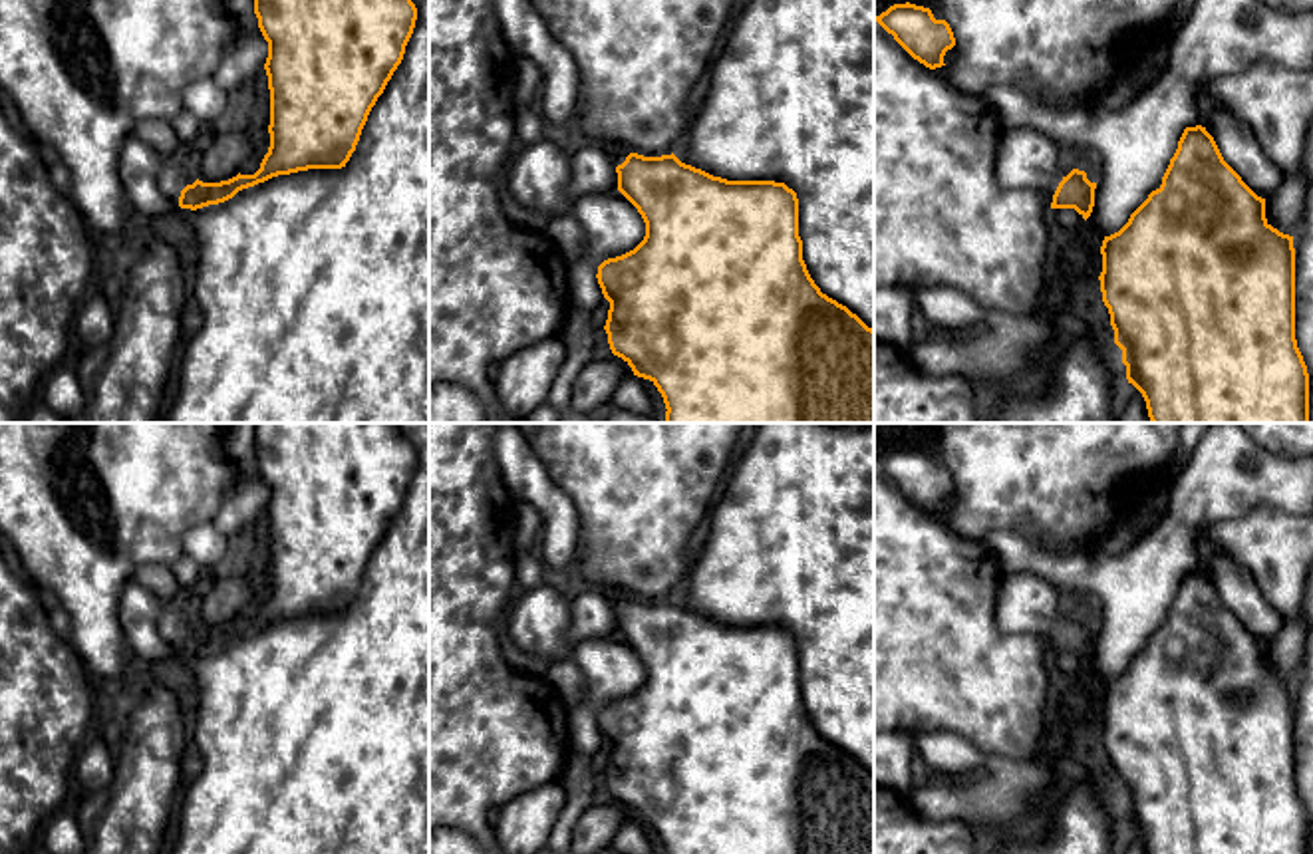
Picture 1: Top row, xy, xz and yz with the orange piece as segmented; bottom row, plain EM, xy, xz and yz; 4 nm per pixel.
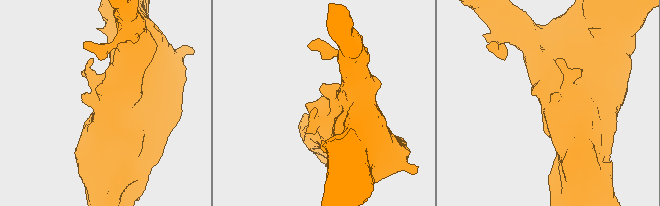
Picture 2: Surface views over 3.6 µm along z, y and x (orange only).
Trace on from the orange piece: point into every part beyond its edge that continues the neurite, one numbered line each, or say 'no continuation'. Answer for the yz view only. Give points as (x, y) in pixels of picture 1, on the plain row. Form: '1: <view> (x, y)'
1: yz (1025, 602)

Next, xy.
1: xy (175, 616)

